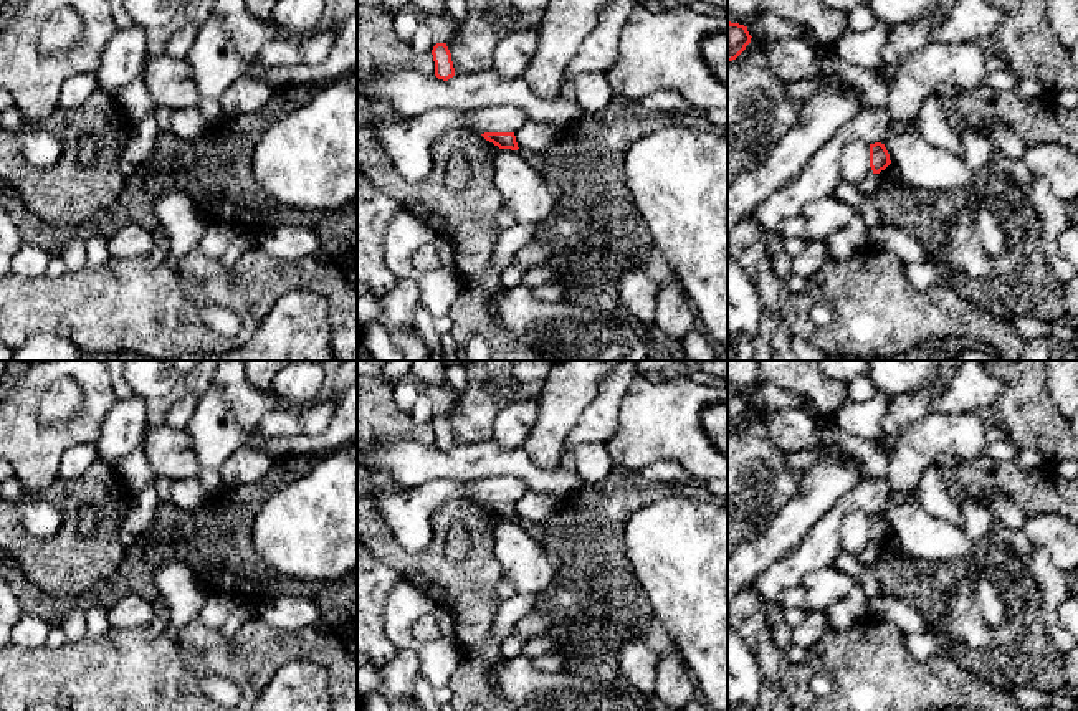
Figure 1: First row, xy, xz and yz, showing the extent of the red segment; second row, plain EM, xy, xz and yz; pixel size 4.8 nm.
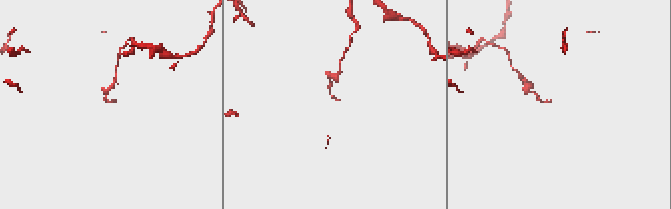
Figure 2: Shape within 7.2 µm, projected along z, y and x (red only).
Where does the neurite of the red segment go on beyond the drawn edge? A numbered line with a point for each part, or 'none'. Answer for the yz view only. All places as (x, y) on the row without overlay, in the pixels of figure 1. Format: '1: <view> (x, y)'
none

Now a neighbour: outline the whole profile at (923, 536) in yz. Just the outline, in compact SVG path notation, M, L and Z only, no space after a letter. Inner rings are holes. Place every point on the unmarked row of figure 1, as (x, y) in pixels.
M890 489L883 514L891 534L909 556L975 564L977 547L964 529L931 516L913 493Z

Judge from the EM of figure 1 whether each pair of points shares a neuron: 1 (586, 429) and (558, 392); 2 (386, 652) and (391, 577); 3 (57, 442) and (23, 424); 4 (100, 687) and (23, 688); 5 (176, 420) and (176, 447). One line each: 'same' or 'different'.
1: different
2: same
3: same
4: same
5: different

